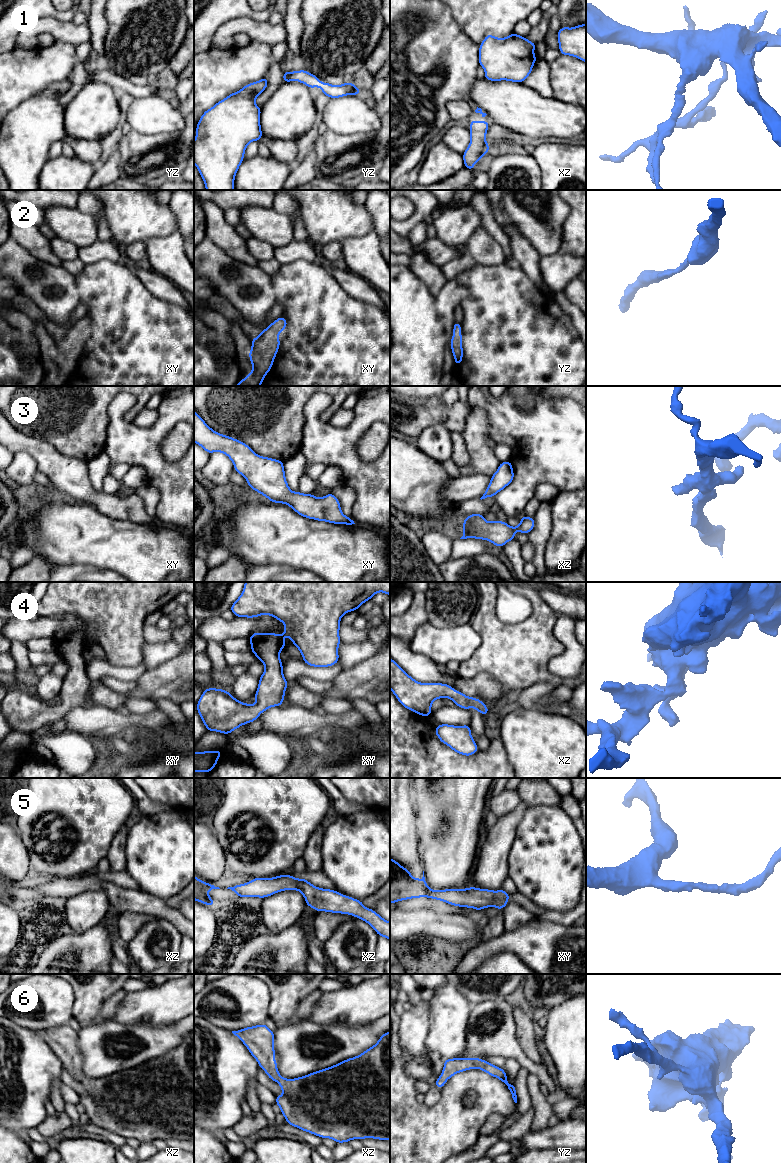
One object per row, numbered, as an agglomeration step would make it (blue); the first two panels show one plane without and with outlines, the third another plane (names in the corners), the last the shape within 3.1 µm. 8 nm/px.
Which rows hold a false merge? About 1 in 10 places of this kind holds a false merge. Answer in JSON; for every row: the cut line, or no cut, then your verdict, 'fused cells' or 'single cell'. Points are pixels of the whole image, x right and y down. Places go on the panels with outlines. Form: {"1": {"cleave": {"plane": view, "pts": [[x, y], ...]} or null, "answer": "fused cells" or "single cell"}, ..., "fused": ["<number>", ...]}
{"1": {"cleave": null, "answer": "single cell"}, "2": {"cleave": null, "answer": "single cell"}, "3": {"cleave": null, "answer": "single cell"}, "4": {"cleave": null, "answer": "single cell"}, "5": {"cleave": null, "answer": "single cell"}, "6": {"cleave": null, "answer": "single cell"}, "fused": []}

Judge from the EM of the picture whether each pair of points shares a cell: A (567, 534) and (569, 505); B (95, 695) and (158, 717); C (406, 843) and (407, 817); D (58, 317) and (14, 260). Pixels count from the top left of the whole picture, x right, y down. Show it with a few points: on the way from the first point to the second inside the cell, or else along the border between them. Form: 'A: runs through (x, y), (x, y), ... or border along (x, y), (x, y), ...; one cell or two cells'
A: runs through (569, 527), (569, 512); one cell
B: border along (98, 704), (123, 711); two cells
C: runs through (406, 837), (406, 823); one cell
D: runs through (54, 303), (25, 274); one cell

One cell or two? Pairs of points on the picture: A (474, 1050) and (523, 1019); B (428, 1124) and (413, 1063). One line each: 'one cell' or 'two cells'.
A: two cells
B: two cells

